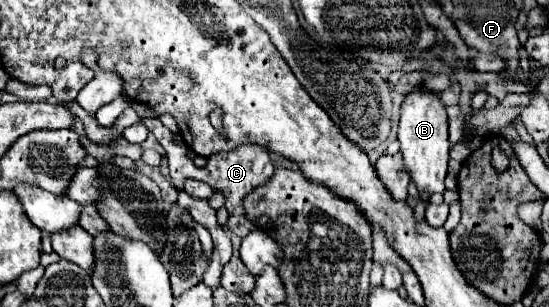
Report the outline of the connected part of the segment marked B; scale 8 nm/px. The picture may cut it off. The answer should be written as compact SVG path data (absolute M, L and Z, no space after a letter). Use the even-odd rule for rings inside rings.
M413 88L401 108L401 120L397 138L401 144L401 154L405 168L409 170L411 182L417 186L419 192L427 192L429 196L445 192L445 176L447 176L447 162L449 162L449 140L447 140L447 114L441 100L423 88Z

